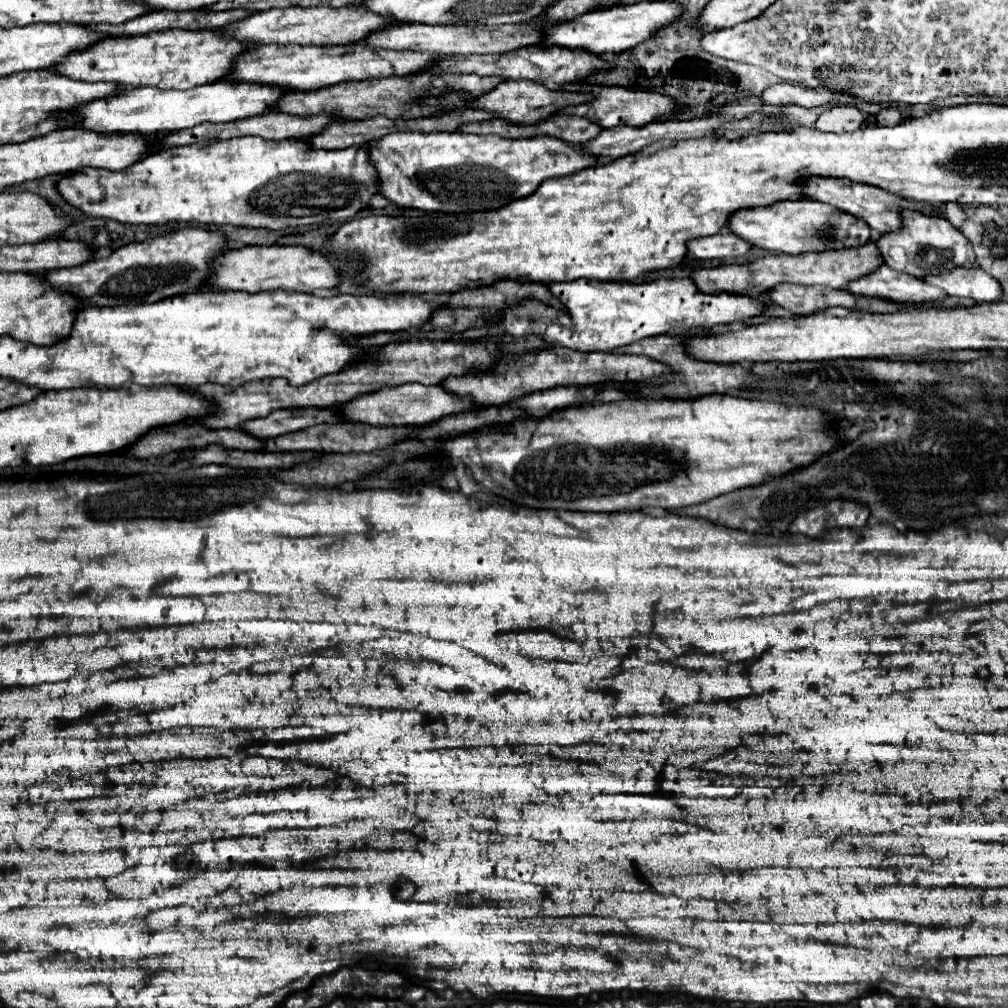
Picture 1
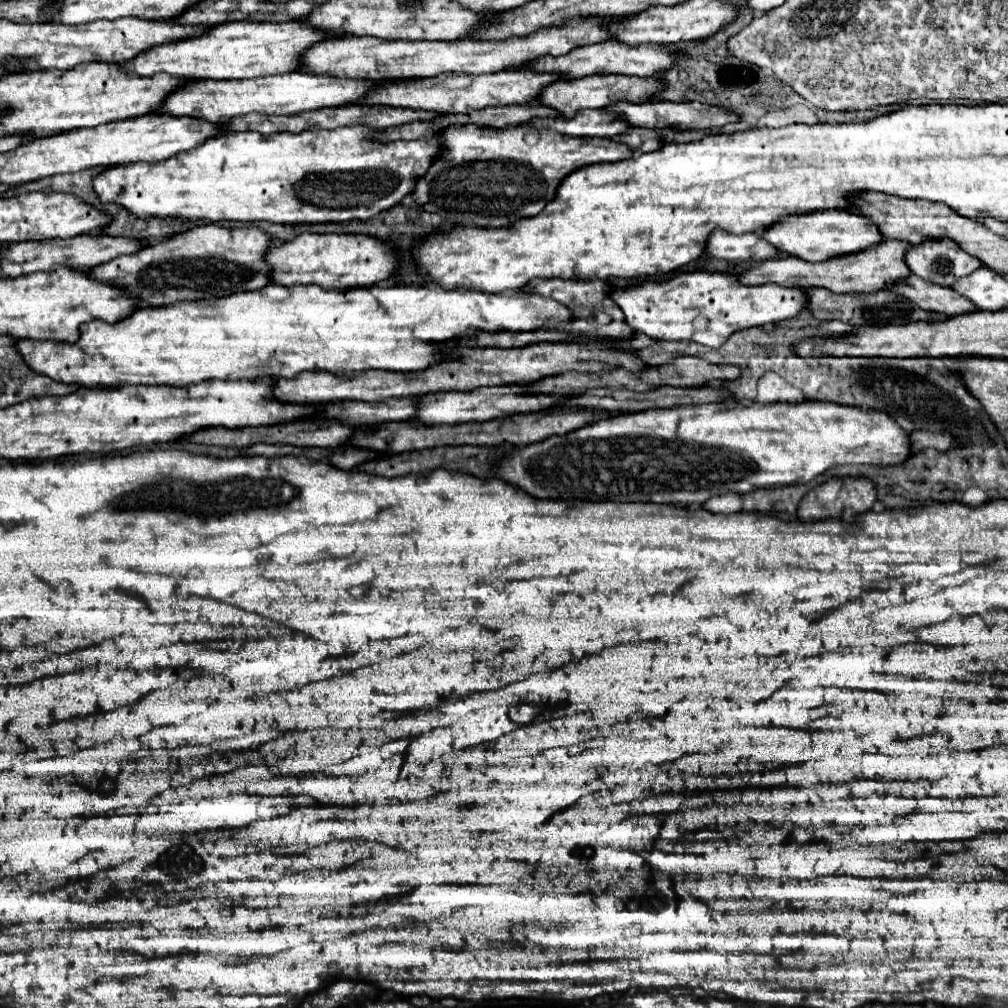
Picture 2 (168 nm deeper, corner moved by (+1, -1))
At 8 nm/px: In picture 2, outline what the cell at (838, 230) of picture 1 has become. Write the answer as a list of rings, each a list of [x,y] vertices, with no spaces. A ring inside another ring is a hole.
[[[822,210],[822,212],[802,214],[802,216],[784,216],[780,222],[770,226],[762,236],[770,244],[774,244],[780,252],[788,256],[798,256],[808,262],[822,262],[836,256],[862,252],[884,240],[882,232],[870,218],[848,210],[826,210],[826,212]]]

